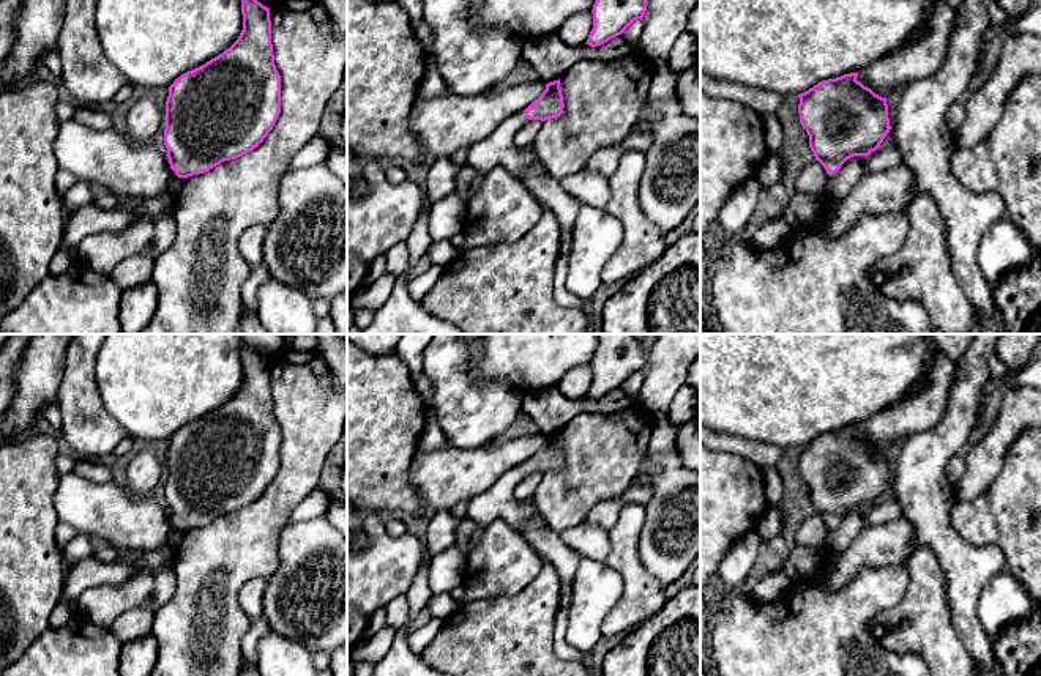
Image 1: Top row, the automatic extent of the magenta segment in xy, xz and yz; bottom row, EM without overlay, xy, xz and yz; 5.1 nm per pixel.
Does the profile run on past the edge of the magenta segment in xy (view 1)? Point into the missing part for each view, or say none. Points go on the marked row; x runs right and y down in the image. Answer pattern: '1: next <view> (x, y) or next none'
1: next none

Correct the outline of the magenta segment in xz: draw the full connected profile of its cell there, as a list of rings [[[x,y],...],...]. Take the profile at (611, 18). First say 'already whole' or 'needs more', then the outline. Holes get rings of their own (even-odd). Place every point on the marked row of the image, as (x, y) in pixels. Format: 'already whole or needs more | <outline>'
already whole | [[[596,0],[593,28],[585,44],[596,47],[621,35],[634,20],[642,19],[647,0]]]

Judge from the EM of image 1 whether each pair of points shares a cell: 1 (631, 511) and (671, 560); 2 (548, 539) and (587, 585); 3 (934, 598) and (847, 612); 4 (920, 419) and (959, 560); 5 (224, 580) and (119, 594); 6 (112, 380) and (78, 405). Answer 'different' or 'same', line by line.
1: different
2: different
3: different
4: different
5: different
6: different

